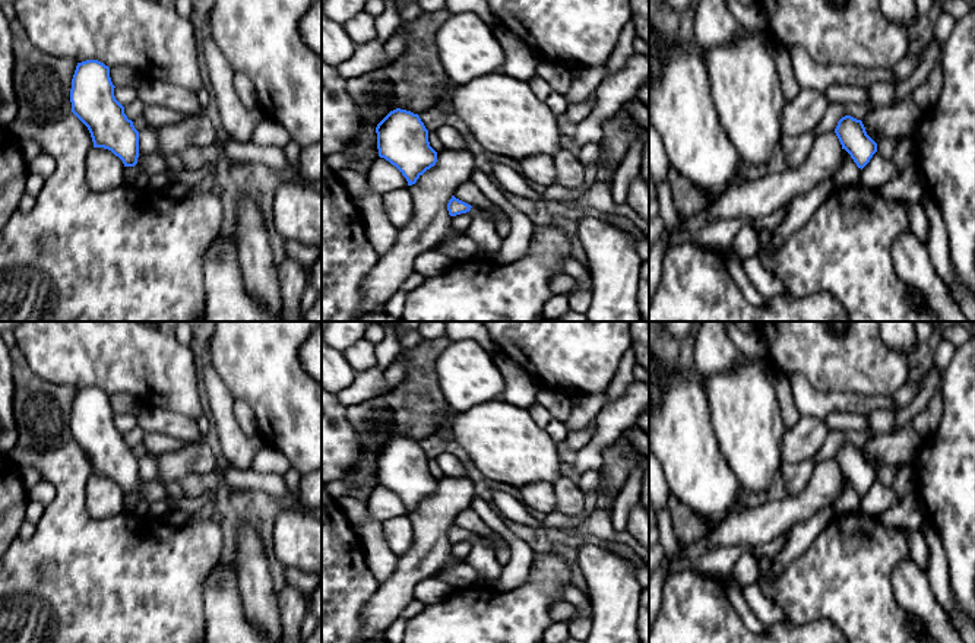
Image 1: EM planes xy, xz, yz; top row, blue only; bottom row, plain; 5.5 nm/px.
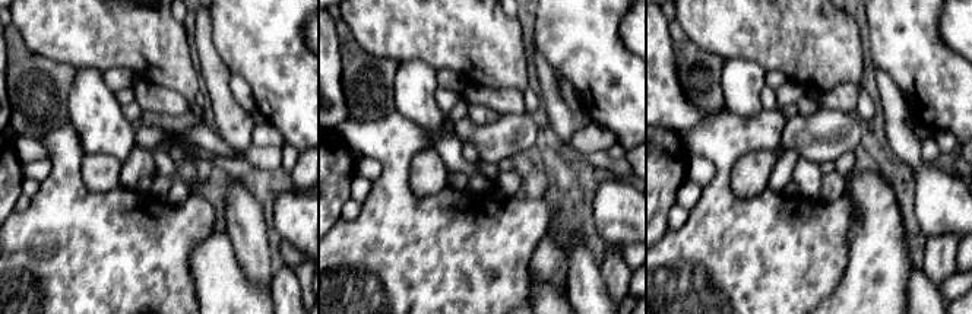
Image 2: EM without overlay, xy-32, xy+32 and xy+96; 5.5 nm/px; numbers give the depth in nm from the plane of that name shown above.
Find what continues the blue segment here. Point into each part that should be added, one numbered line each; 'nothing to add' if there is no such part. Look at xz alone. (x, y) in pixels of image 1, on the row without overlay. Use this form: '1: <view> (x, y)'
1: xz (483, 558)

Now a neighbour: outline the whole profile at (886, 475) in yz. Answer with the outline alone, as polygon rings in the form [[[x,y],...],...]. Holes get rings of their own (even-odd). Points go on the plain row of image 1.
[[[884,466],[877,471],[877,479],[886,487],[892,487],[896,478],[898,466]]]

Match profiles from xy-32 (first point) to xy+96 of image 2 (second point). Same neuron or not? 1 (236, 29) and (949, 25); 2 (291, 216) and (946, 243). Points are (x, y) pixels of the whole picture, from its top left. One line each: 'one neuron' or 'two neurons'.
1: two neurons
2: two neurons

